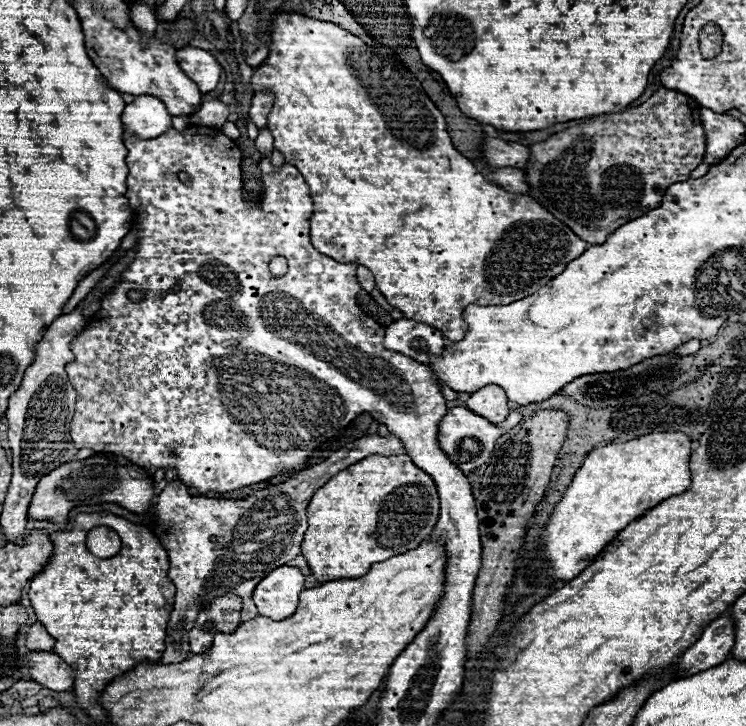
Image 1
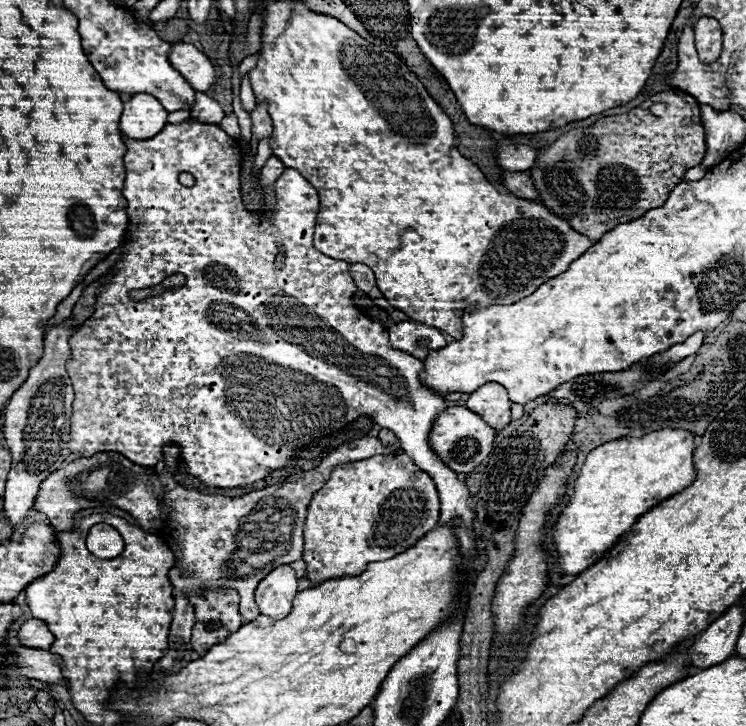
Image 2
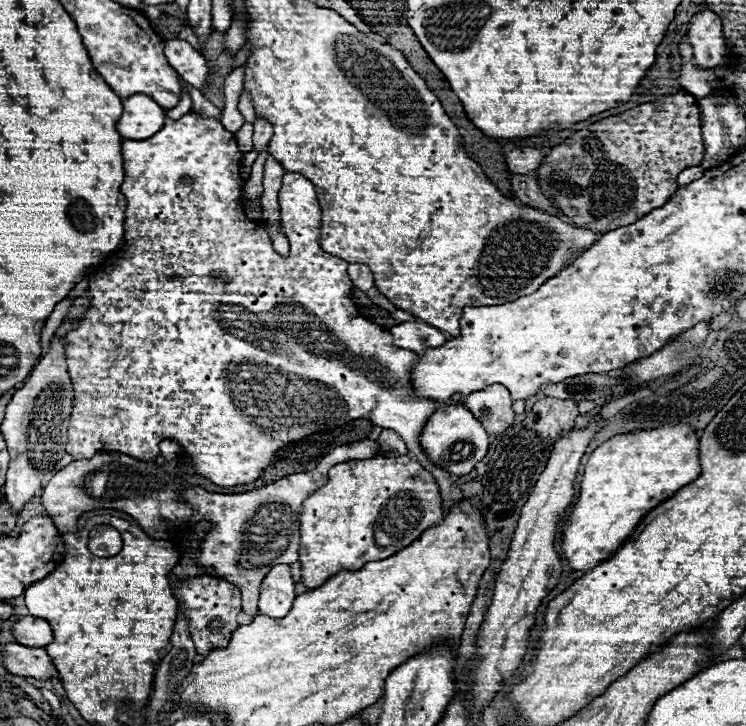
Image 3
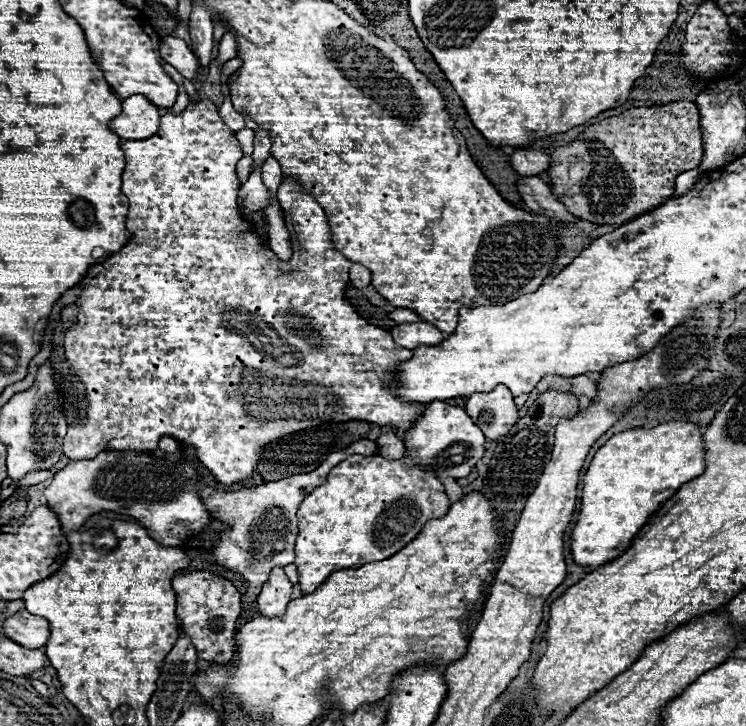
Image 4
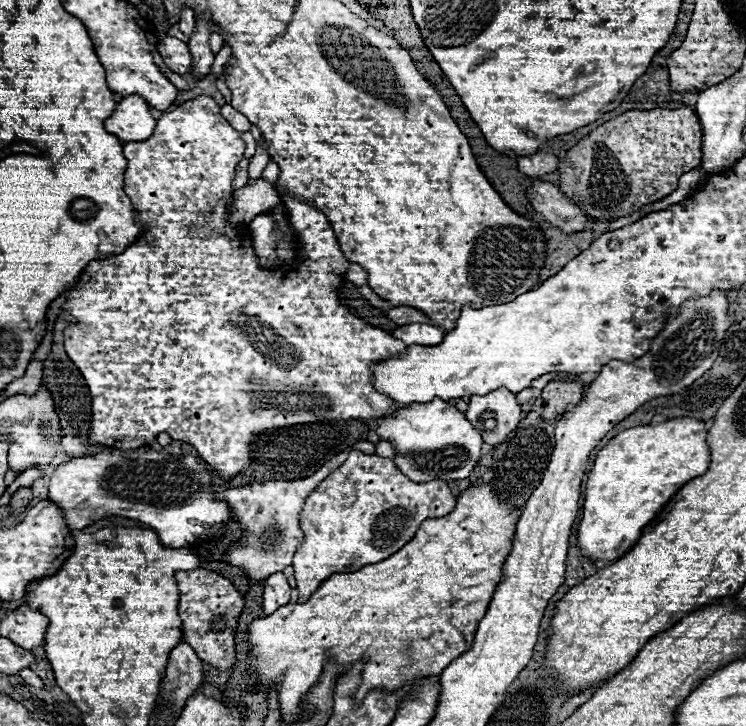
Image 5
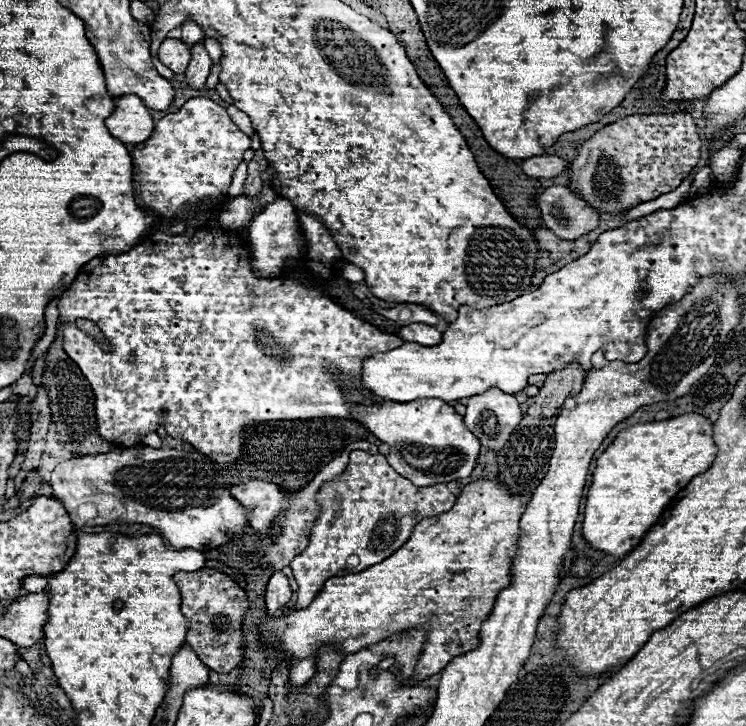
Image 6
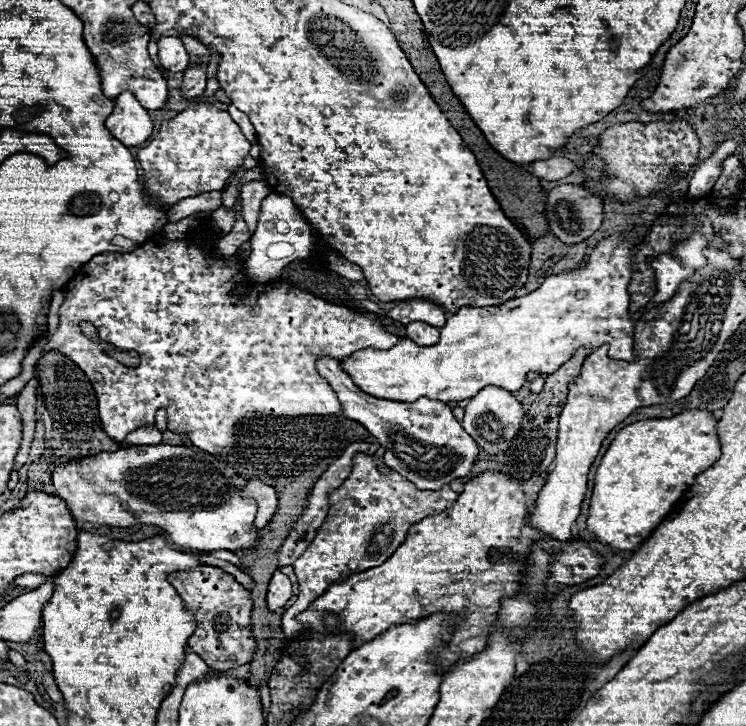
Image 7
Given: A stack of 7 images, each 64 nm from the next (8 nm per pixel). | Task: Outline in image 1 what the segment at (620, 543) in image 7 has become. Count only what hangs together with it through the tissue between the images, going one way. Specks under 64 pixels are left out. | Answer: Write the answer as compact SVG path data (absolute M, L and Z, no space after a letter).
M658 432L648 434L638 440L622 442L622 444L606 444L588 454L582 468L576 472L572 484L568 486L562 502L556 504L556 510L550 516L548 526L544 528L542 540L544 546L538 552L546 564L550 564L550 574L556 580L570 580L578 576L590 562L598 558L598 554L608 546L616 534L620 534L630 522L644 516L648 510L664 502L664 498L672 498L676 494L686 492L690 486L690 450L692 440L680 432Z

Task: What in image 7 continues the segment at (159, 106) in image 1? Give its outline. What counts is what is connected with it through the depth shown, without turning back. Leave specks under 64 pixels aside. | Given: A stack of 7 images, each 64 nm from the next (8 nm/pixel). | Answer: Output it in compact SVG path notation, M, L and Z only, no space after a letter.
M122 92L114 98L114 110L106 118L106 128L124 146L138 146L150 138L152 120L132 92Z

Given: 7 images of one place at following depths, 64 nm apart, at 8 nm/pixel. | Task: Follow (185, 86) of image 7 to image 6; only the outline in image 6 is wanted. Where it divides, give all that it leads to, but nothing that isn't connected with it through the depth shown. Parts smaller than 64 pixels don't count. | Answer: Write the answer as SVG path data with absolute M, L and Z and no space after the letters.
M202 44L192 48L192 60L190 60L190 64L188 64L184 74L186 74L188 88L200 90L204 86L204 82L206 82L206 78L210 74L210 56L204 50Z

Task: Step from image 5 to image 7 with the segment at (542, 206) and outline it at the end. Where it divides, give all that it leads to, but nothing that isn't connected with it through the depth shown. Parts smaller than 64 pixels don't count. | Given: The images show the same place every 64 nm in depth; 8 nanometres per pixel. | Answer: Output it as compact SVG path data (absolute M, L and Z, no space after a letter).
M562 184L556 186L548 192L548 200L546 200L546 220L552 228L552 234L572 246L572 244L580 244L586 242L602 224L604 220L604 200L594 196L588 188L584 188L582 184Z

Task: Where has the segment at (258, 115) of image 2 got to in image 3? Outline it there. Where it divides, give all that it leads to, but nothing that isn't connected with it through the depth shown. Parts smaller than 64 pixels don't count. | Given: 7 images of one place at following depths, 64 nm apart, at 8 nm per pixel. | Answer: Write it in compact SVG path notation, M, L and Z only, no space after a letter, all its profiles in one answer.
M256 118L256 122L254 122L254 150L258 154L264 152L264 150L268 150L270 138L272 138L272 128L268 126L268 122Z

